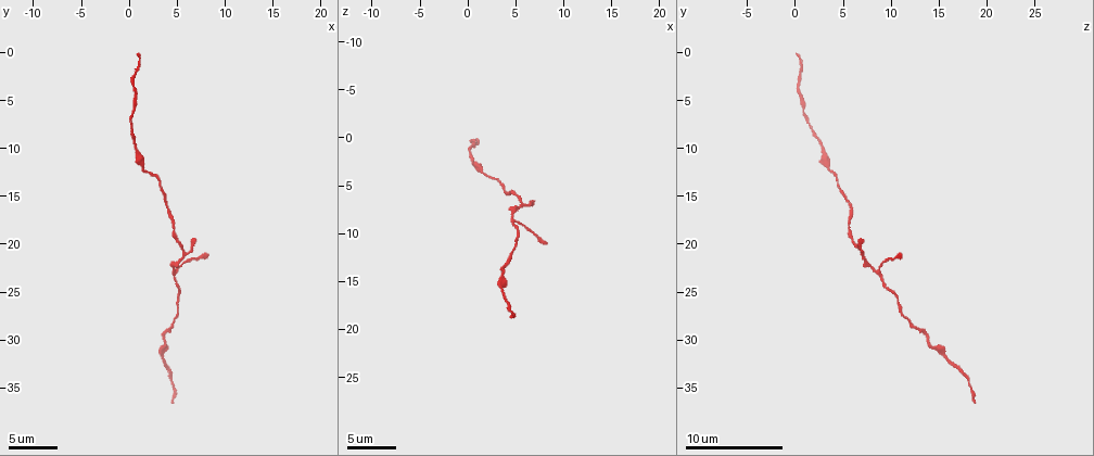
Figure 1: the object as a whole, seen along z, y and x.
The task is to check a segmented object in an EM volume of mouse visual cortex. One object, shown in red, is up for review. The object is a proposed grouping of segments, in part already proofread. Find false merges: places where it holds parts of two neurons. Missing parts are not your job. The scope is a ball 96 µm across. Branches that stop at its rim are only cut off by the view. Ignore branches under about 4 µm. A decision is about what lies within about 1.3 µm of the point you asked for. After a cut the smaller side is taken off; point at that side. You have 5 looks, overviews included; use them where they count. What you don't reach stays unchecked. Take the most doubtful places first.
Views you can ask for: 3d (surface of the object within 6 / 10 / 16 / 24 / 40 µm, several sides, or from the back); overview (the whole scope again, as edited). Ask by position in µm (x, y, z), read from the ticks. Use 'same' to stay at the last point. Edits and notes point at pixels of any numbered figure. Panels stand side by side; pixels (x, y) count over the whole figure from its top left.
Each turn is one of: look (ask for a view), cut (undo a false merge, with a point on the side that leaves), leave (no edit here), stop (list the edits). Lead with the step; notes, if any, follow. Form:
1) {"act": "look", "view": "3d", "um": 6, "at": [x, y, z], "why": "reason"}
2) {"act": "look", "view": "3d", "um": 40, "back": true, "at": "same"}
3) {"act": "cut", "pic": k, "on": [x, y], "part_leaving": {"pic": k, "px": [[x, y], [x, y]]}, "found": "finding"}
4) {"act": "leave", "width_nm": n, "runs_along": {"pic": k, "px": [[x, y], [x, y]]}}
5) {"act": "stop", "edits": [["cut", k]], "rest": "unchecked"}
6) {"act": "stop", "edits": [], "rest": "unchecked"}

{"act": "look", "view": "3d", "um": 6, "at": [5.0, 22.8, 8.8], "why": "arms part here"}

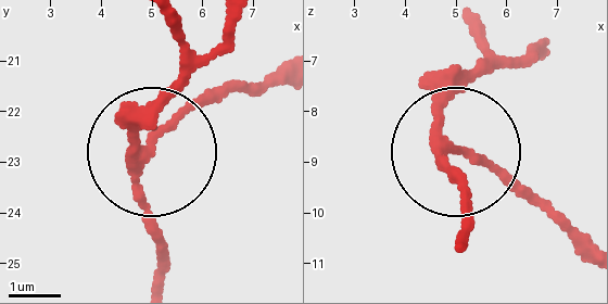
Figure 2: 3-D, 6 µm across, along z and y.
{"act": "look", "view": "3d", "um": 6, "back": true, "at": [4.95, 22.70, 8.70]}

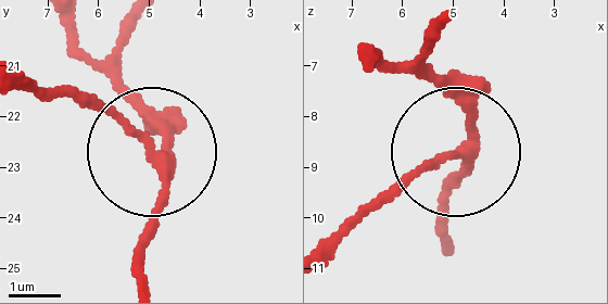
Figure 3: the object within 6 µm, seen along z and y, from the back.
{"act": "leave", "runs_along": {"pic": 3, "px": [[132, 26], [124, 78], [157, 151], [63, 96]]}, "found": "one neuron here"}

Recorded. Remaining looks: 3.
{"act": "look", "view": "3d", "um": 10, "at": [3.6, 31.6, 15.6], "why": "sudden change in width"}

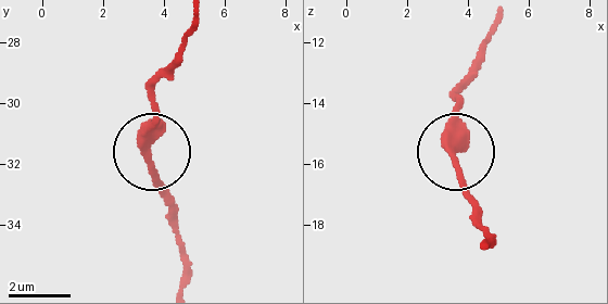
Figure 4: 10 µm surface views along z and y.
{"act": "leave", "runs_along": {"pic": 4, "px": [[497, 20], [459, 94], [451, 160], [474, 219]]}, "found": "continuous, no second neuron"}

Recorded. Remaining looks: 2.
{"act": "look", "view": "3d", "um": 10, "at": [4.2, 28.6, 12.4], "why": "calibre changes"}

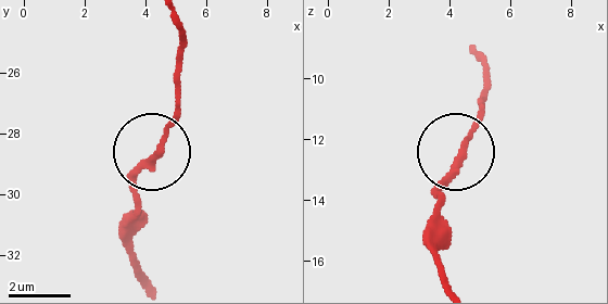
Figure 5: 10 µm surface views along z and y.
{"act": "look", "view": "3d", "um": 6, "at": [4.5, 28.6, 12.2]}

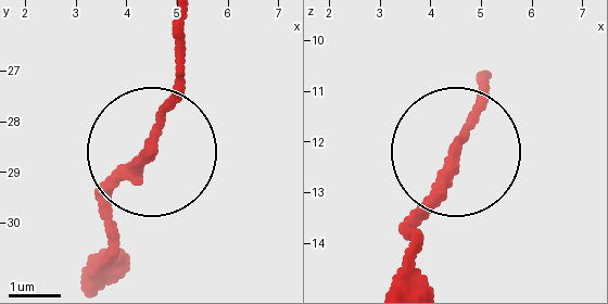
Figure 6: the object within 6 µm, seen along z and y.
{"act": "leave", "found": "one neuron here"}

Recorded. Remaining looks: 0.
{"act": "stop", "edits": [], "rest": "unchecked"}

